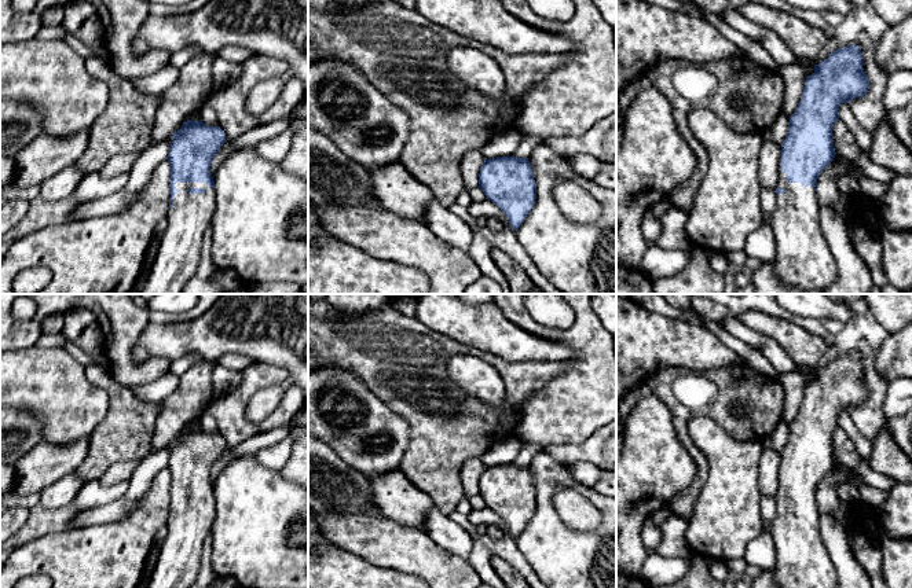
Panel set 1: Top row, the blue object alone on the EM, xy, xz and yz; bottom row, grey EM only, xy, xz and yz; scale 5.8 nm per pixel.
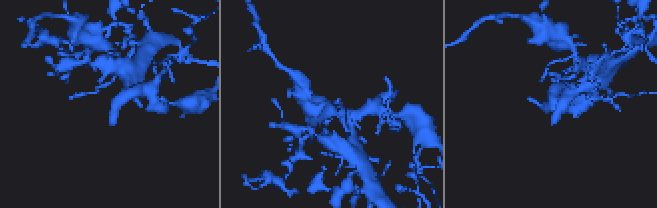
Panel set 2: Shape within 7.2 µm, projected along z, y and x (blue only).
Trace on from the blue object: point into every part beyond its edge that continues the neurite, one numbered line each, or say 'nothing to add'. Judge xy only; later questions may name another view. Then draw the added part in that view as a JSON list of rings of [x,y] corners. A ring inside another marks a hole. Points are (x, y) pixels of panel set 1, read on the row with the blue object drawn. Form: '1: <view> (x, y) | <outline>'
1: xy (178, 252) | [[[176,183],[175,187],[179,192],[173,196],[173,207],[166,213],[168,227],[157,242],[157,256],[146,283],[140,289],[135,287],[131,294],[182,294],[198,268],[204,235],[215,217],[215,188],[209,188],[206,183]]]

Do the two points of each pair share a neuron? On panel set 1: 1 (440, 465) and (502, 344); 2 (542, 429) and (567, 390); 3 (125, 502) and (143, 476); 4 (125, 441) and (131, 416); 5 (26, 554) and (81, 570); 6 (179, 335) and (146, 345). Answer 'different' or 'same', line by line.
1: different
2: same
3: same
4: same
5: same
6: same

